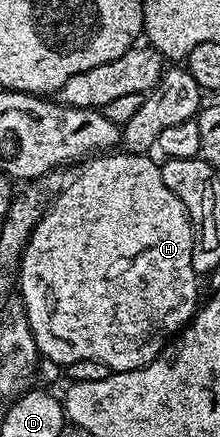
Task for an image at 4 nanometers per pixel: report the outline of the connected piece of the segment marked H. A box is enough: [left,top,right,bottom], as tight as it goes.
[17,154,200,372]

